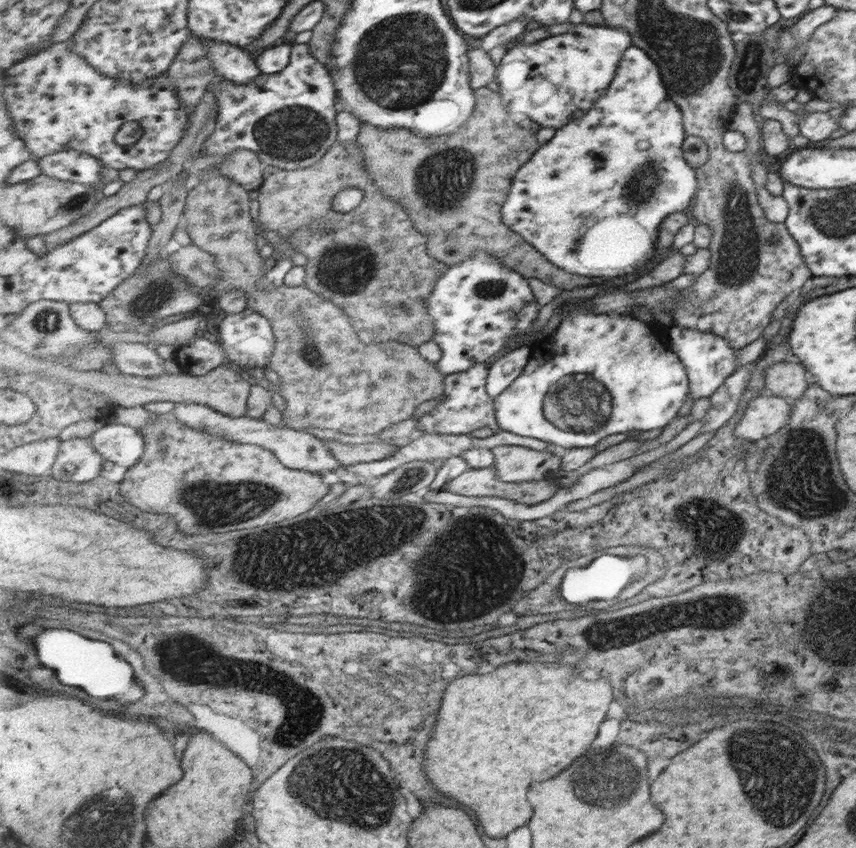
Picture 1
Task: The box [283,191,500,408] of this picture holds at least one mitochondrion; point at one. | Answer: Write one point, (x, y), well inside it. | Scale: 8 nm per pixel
(344, 268)

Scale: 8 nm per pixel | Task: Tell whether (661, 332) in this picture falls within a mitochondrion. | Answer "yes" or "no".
no

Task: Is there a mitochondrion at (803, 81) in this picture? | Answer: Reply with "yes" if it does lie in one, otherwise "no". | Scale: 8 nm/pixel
no

